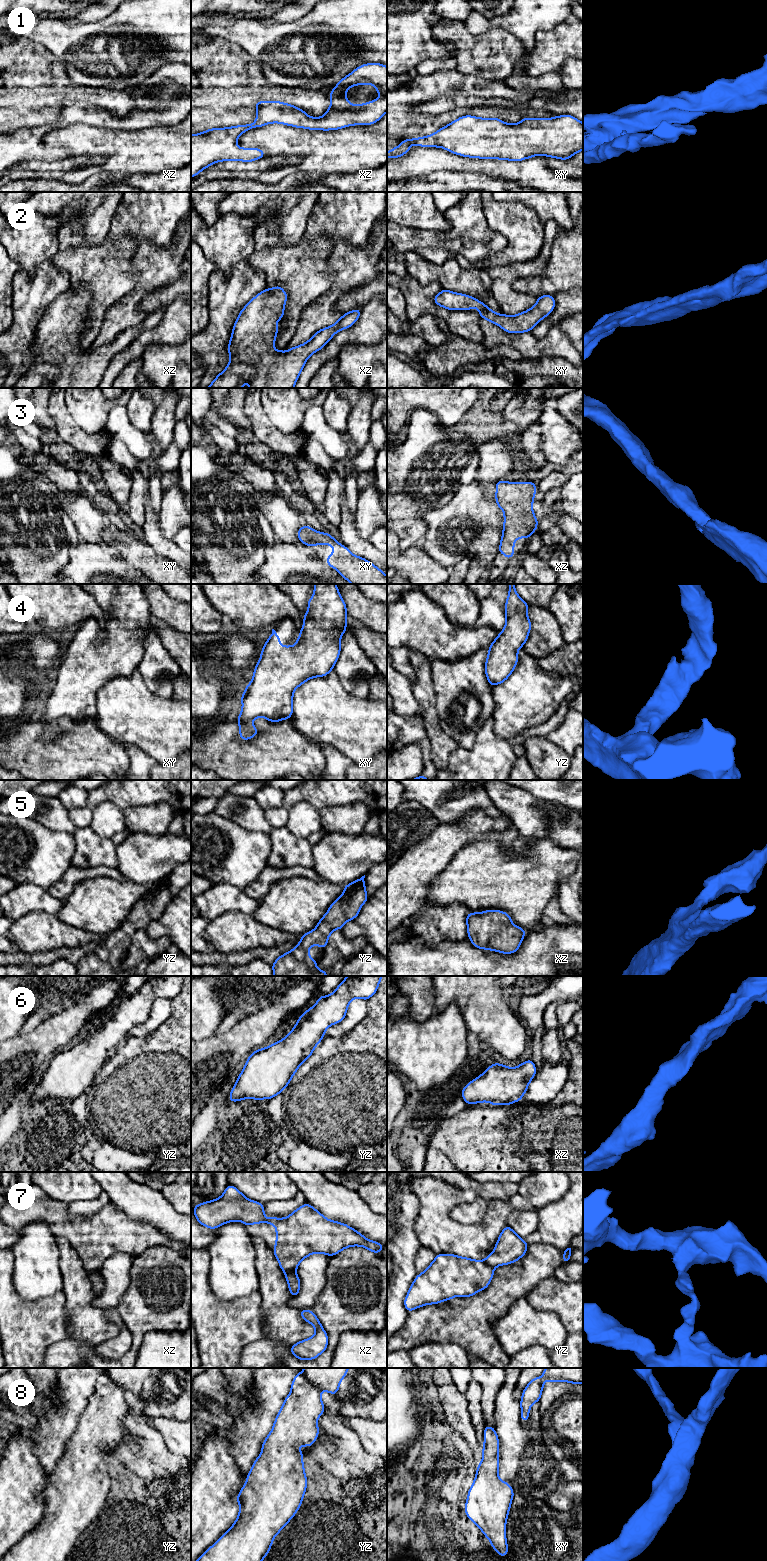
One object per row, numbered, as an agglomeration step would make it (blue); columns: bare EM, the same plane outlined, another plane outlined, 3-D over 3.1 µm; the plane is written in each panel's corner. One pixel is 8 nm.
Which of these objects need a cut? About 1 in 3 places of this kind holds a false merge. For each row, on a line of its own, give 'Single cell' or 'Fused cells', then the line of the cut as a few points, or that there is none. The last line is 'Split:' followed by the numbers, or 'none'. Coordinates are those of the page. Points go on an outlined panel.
1: Single cell. No split
2: Single cell. No split
3: Single cell. No split
4: Single cell. No split
5: Single cell. No split
6: Single cell. No split
7: Fused cells. Split along xz (294, 1271), (285, 1273)
8: Single cell. No split
Split: 7

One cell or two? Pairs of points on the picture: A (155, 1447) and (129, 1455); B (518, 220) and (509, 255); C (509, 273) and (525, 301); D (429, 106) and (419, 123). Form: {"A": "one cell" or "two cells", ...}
{"A": "one cell", "B": "one cell", "C": "one cell", "D": "two cells"}

